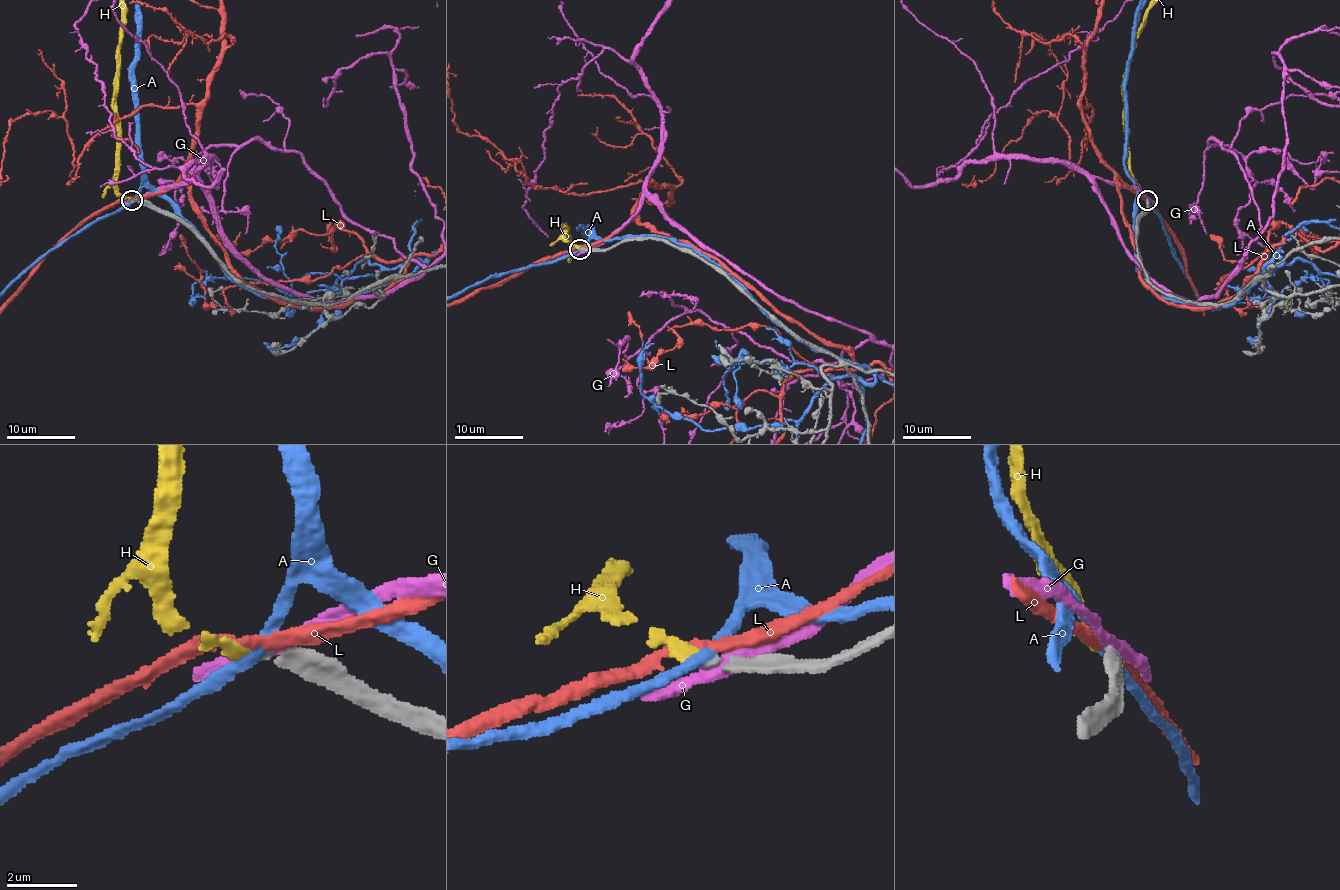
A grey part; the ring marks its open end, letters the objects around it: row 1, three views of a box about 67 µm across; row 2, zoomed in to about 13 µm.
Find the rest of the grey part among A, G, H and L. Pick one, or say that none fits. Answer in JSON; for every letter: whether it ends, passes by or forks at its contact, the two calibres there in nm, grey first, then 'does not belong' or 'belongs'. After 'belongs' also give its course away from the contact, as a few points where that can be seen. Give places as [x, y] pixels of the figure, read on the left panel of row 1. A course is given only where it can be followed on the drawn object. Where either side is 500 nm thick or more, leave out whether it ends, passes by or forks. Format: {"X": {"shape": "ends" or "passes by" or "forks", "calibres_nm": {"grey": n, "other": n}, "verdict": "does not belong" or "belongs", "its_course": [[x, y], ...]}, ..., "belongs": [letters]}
{"A": {"shape": "passes by", "calibres_nm": {"grey": 280, "other": 240}, "verdict": "does not belong"}, "G": {"shape": "passes by", "calibres_nm": {"grey": 400, "other": 360}, "verdict": "does not belong"}, "H": {"shape": "ends", "calibres_nm": {"grey": 260, "other": 280}, "verdict": "belongs"}, "L": {"shape": "passes by", "calibres_nm": {"grey": 300, "other": 260}, "verdict": "does not belong"}, "belongs": ["H"]}

